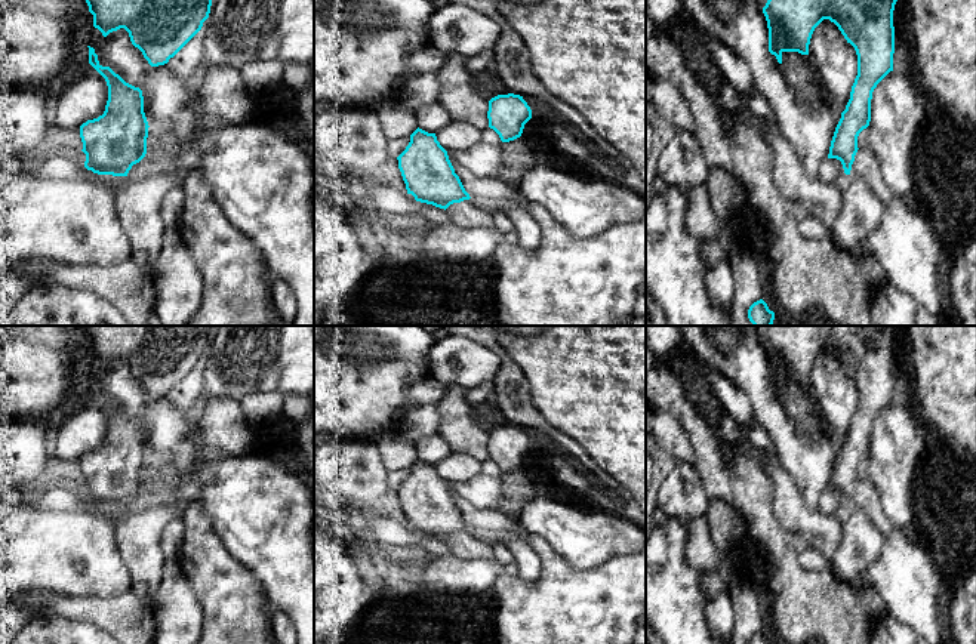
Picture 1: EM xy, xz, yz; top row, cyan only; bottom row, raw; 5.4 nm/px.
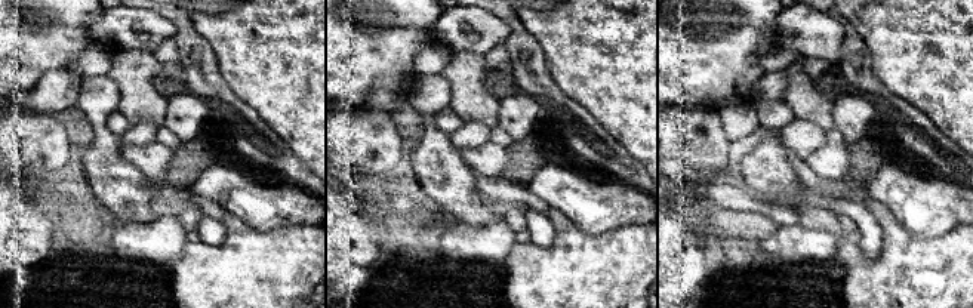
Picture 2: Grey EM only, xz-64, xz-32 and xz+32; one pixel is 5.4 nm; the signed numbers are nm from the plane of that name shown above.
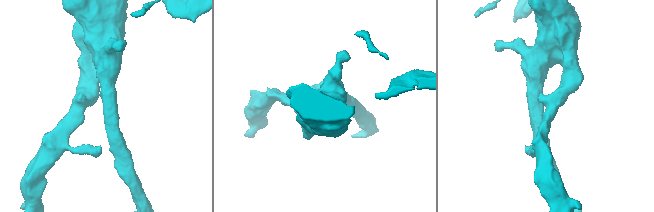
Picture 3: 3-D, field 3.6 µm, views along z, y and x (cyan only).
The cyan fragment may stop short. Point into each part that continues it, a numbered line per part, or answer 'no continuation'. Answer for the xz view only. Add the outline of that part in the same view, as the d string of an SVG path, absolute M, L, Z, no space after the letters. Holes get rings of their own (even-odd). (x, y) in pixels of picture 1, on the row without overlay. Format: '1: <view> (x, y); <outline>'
1: xz (468, 545); M472 530L453 534L447 540L450 554L464 560L490 560L495 558L492 542L486 534Z

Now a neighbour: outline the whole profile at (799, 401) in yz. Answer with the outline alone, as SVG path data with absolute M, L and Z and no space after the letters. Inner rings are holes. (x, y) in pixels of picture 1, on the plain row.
M782 383L781 395L788 416L804 435L815 435L823 428L819 407L809 386L798 383Z

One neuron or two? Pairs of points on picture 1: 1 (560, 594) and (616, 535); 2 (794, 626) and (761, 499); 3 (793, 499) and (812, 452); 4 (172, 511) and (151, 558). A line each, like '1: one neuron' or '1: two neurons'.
1: two neurons
2: one neuron
3: two neurons
4: one neuron

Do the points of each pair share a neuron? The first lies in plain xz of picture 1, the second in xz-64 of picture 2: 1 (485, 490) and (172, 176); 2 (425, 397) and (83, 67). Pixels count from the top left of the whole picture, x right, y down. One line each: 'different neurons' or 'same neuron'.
1: different neurons
2: same neuron

